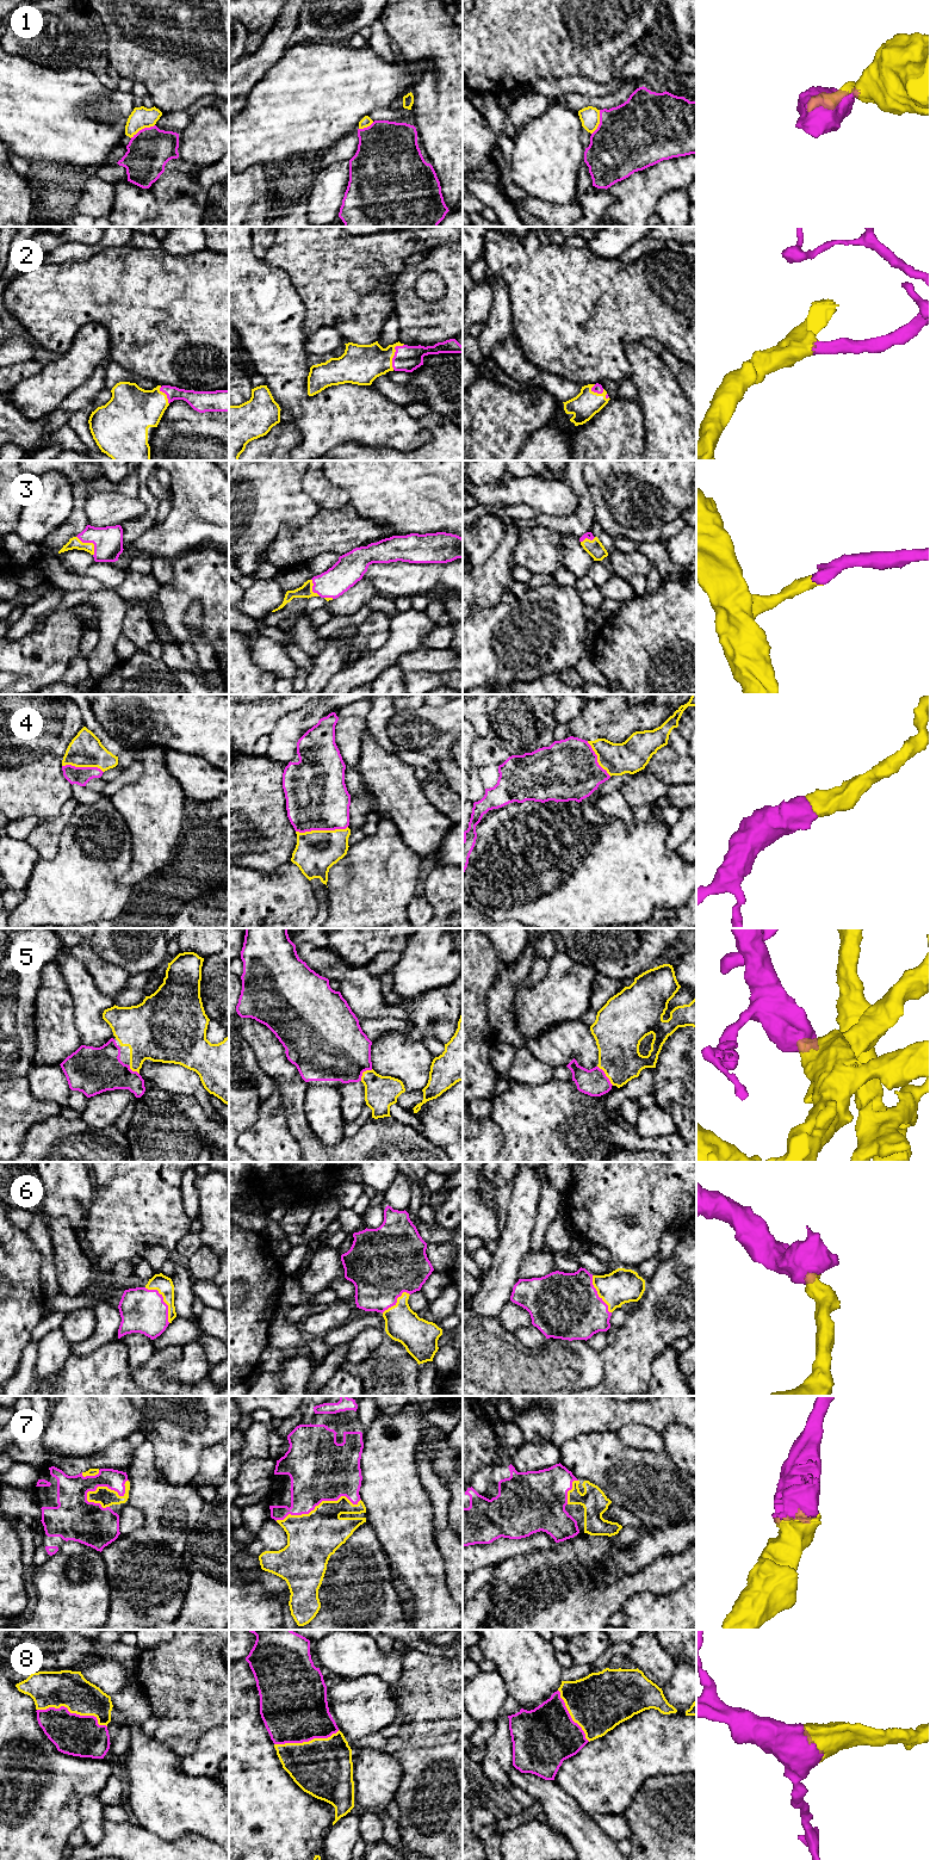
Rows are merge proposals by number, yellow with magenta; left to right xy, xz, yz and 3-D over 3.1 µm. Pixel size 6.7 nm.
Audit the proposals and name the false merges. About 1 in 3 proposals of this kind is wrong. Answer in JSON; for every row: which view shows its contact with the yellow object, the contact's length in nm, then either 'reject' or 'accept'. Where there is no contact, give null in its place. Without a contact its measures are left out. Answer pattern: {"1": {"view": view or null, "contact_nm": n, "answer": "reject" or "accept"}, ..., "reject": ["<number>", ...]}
{"1": {"view": "xy", "contact_nm": 190, "answer": "reject"}, "2": {"view": "xz", "contact_nm": 190, "answer": "accept"}, "3": {"view": "xy", "contact_nm": 180, "answer": "accept"}, "4": {"view": "xz", "contact_nm": 360, "answer": "accept"}, "5": {"view": "yz", "contact_nm": 170, "answer": "accept"}, "6": {"view": "xy", "contact_nm": 300, "answer": "accept"}, "7": {"view": "xz", "contact_nm": 600, "answer": "accept"}, "8": {"view": "xy", "contact_nm": 480, "answer": "accept"}, "reject": ["1"]}

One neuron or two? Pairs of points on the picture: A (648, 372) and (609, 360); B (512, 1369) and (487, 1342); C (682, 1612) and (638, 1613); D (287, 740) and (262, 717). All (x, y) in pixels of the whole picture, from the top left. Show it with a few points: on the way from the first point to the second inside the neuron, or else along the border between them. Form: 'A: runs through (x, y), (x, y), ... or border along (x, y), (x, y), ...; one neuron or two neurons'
A: border along (640, 341), (633, 341), (626, 347), (631, 378); two neurons
B: runs through (506, 1363), (491, 1348); one neuron
C: runs through (671, 1613), (649, 1613); one neuron
D: border along (297, 710), (284, 715), (270, 735); two neurons

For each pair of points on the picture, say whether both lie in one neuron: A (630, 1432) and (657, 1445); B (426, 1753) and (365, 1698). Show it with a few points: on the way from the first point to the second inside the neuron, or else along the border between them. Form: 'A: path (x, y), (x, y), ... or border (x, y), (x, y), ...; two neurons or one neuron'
A: path (637, 1437), (650, 1439); one neuron
B: border (395, 1706), (397, 1711); two neurons

